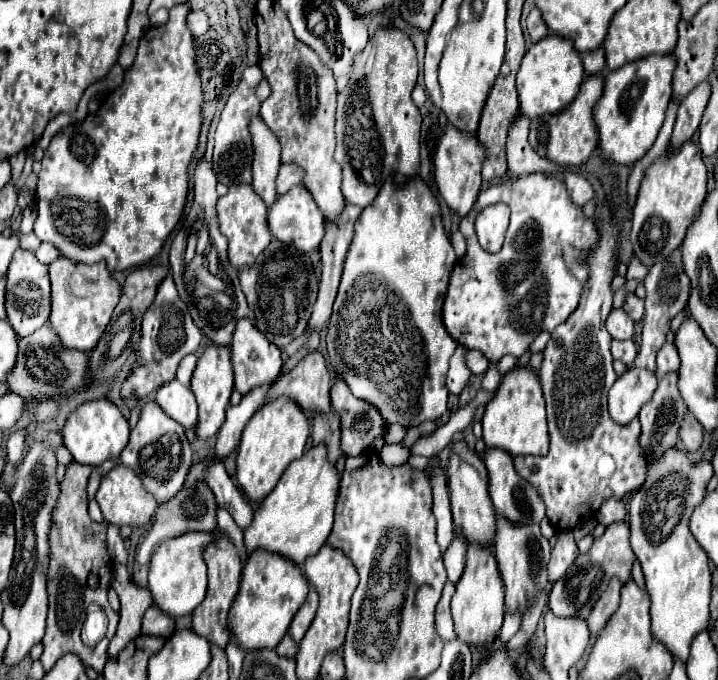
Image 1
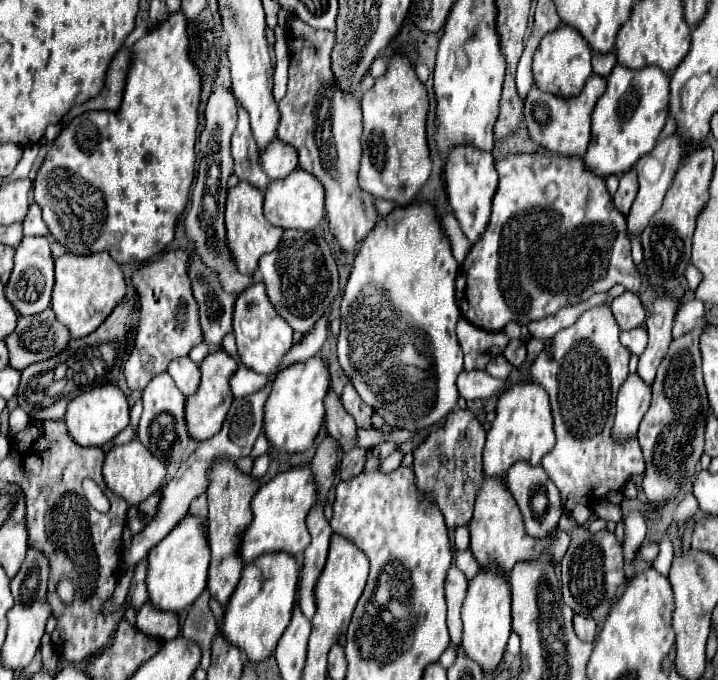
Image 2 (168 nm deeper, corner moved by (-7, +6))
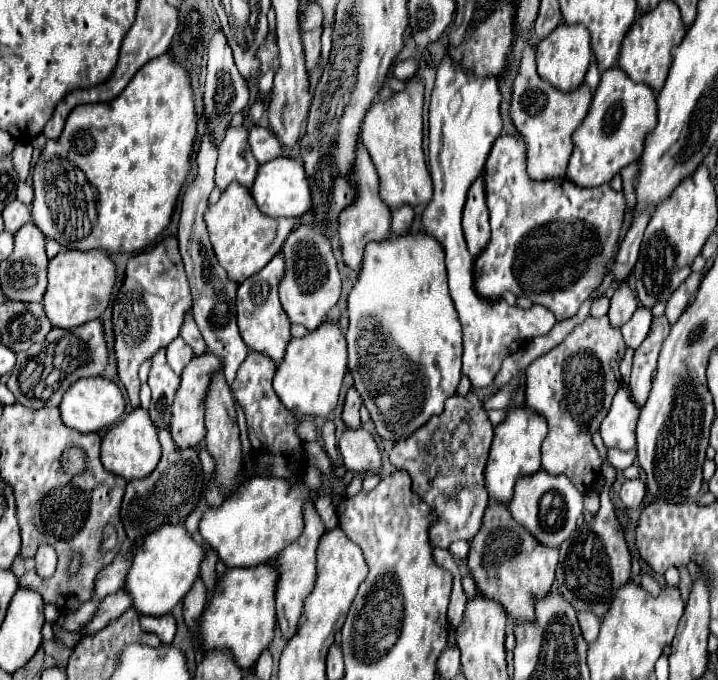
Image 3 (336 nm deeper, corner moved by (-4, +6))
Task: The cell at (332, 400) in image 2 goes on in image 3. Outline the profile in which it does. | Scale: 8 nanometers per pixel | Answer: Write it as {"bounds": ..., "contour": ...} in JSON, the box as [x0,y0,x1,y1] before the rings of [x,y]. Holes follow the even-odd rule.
{"bounds":[340,430,382,474],"contour":[[[346,430],[340,438],[340,452],[344,466],[352,472],[376,474],[382,470],[382,452],[372,434],[366,430]]]}

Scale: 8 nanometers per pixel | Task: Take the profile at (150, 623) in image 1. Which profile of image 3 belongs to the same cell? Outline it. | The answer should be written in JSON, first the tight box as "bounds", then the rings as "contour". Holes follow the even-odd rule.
{"bounds":[140,614,176,644],"contour":[[[172,614],[168,616],[140,616],[140,624],[146,632],[156,632],[164,644],[170,644],[176,632],[176,620]]]}

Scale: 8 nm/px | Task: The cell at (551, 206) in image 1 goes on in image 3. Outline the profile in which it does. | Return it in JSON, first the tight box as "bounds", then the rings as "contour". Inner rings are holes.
{"bounds":[474,134,626,320],"contour":[[[502,134],[498,136],[496,144],[492,146],[492,152],[486,160],[486,168],[484,168],[484,186],[486,186],[486,204],[488,204],[488,210],[490,210],[490,226],[492,226],[492,238],[490,238],[490,244],[488,248],[476,258],[476,264],[474,264],[474,282],[476,282],[476,290],[480,296],[488,298],[488,300],[498,300],[506,290],[514,292],[516,296],[526,296],[530,298],[534,304],[542,304],[546,308],[550,308],[556,316],[556,320],[564,320],[564,318],[570,318],[578,312],[578,306],[590,296],[590,292],[594,288],[600,286],[602,278],[604,278],[604,266],[606,262],[611,260],[613,254],[619,249],[618,240],[620,231],[622,228],[622,222],[624,222],[624,210],[626,210],[626,198],[622,192],[614,192],[610,188],[610,184],[602,184],[602,186],[596,186],[596,188],[580,188],[576,184],[572,184],[568,178],[558,178],[558,180],[544,180],[544,182],[536,182],[536,180],[530,180],[526,170],[524,170],[524,152],[526,152],[526,144],[522,138],[514,136],[514,134]]]}

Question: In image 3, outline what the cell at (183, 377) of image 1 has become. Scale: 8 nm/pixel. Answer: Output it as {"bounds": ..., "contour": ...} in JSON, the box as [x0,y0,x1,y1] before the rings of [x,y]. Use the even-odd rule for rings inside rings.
{"bounds":[180,310,206,356],"contour":[[[188,310],[186,320],[184,320],[184,328],[180,330],[180,336],[186,340],[186,344],[192,344],[192,350],[196,356],[206,352],[206,344],[204,338],[200,336],[200,330],[196,328],[196,322],[192,320],[192,310]]]}

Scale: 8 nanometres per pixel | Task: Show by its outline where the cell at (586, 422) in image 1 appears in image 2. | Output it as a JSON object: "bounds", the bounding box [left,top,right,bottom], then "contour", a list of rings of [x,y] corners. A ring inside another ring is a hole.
{"bounds":[531,306,645,504],"contour":[[[609,306],[589,308],[577,318],[573,326],[557,332],[531,366],[531,380],[543,386],[551,398],[551,410],[553,410],[555,432],[557,432],[557,442],[553,450],[543,456],[541,466],[545,468],[551,482],[559,488],[559,496],[563,504],[567,504],[569,500],[575,500],[575,502],[583,500],[589,504],[599,502],[609,492],[623,490],[625,482],[643,478],[643,472],[645,472],[645,462],[643,462],[639,442],[635,438],[619,442],[611,436],[611,428],[615,420],[615,398],[617,398],[619,386],[629,374],[627,364],[631,356],[631,352],[619,344],[619,332],[621,330]]]}

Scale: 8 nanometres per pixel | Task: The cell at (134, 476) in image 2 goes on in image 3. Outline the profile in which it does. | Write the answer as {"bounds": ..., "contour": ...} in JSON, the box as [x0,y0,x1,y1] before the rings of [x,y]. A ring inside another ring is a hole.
{"bounds":[102,408,160,480],"contour":[[[136,408],[130,414],[126,414],[118,424],[108,428],[108,432],[102,438],[102,464],[106,470],[124,476],[126,480],[144,478],[148,476],[156,464],[160,462],[160,442],[156,428],[148,416],[146,410]]]}

